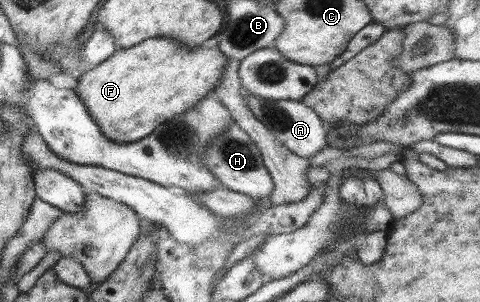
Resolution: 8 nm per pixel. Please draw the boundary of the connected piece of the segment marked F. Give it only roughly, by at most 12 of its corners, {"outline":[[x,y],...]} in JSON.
{"outline":[[147,38],[72,90],[134,142],[209,96],[217,46]]}

